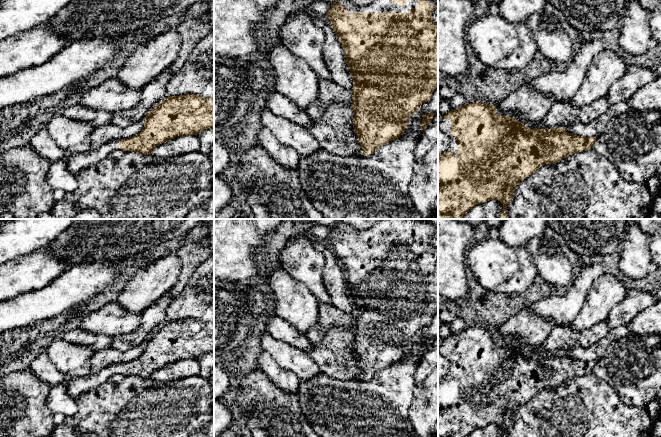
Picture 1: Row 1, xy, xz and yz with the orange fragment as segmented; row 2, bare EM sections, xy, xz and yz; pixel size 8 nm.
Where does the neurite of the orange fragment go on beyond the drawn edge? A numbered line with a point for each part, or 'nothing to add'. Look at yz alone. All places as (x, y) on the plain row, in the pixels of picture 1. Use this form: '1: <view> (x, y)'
1: yz (445, 349)

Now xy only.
1: xy (77, 385)

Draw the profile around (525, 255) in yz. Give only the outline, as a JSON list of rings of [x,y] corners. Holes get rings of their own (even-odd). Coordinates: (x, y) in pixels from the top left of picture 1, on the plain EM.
[[[496,235],[472,244],[466,258],[476,281],[494,293],[523,294],[538,275],[526,247],[513,248]]]

